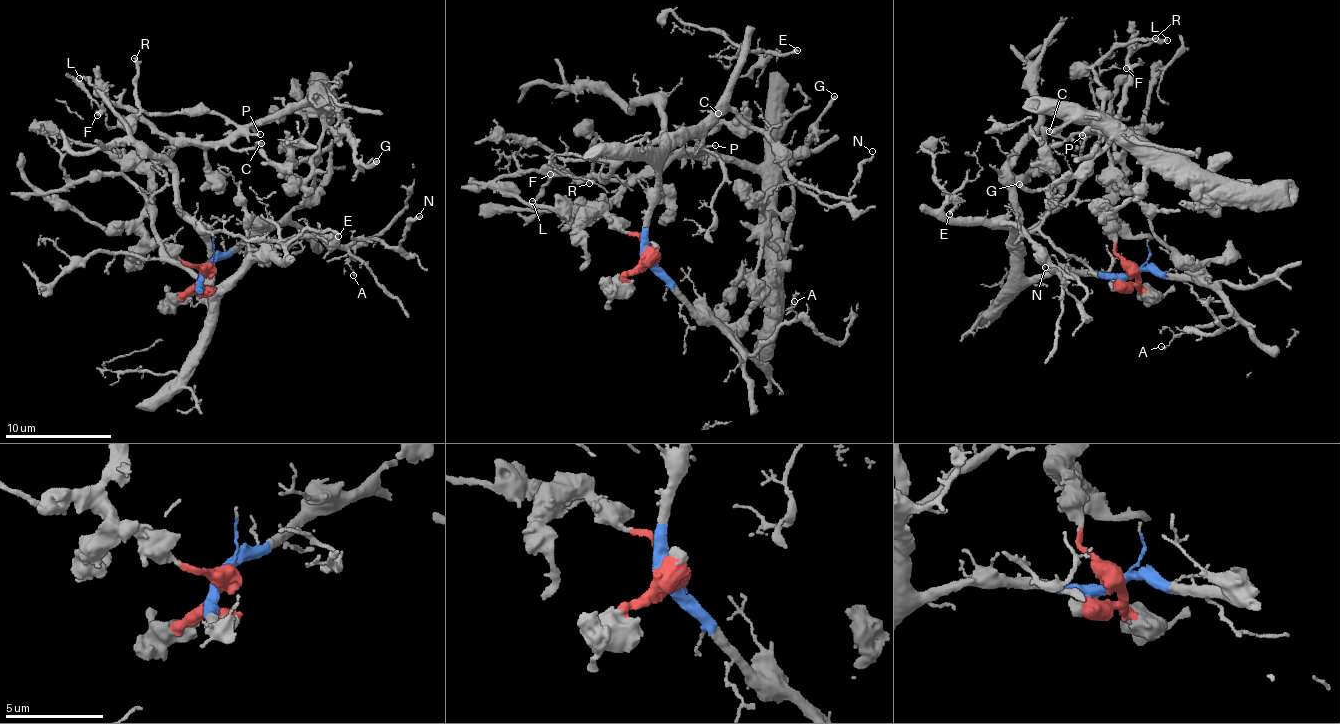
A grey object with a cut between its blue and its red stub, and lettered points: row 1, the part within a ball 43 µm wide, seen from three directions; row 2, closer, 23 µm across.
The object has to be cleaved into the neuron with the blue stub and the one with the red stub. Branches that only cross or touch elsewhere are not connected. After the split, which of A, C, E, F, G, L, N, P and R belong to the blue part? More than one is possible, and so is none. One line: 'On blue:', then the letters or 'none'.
On blue: A, E, N

